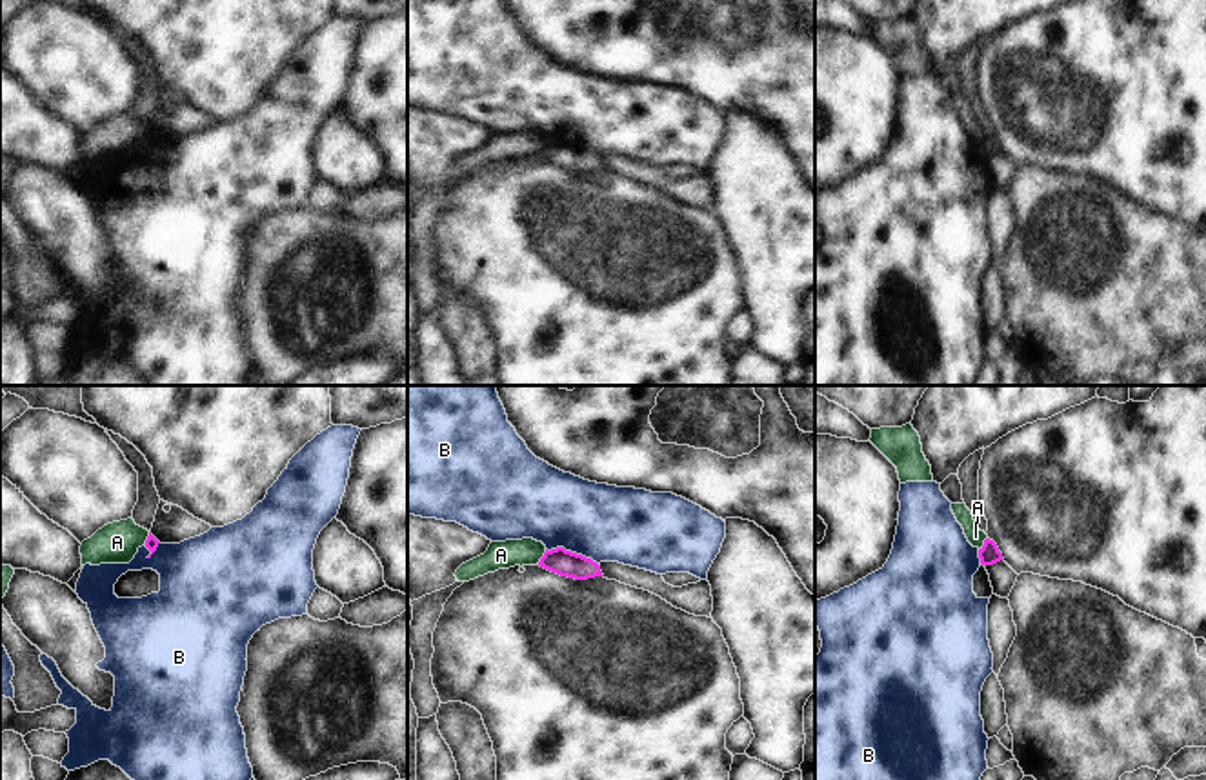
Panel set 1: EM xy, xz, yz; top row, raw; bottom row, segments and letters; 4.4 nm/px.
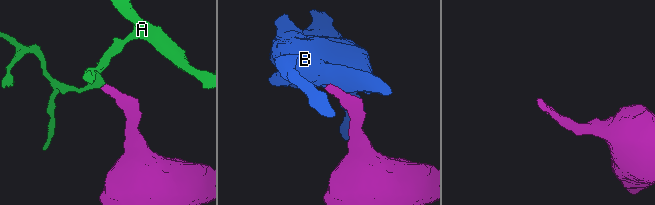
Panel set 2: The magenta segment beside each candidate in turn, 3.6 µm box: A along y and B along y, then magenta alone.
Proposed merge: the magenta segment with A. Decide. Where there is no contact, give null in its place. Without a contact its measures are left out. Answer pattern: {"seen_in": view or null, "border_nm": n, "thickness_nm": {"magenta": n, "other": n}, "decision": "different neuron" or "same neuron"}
{"seen_in": "xz", "border_nm": 80, "thickness_nm": {"magenta": 120, "other": 130}, "decision": "different neuron"}

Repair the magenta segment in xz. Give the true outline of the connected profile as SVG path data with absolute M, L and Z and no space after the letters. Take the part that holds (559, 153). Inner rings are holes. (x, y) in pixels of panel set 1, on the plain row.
M557 140L544 145L538 155L540 160L557 165L560 169L588 173L595 169L604 169L600 158L591 151Z

